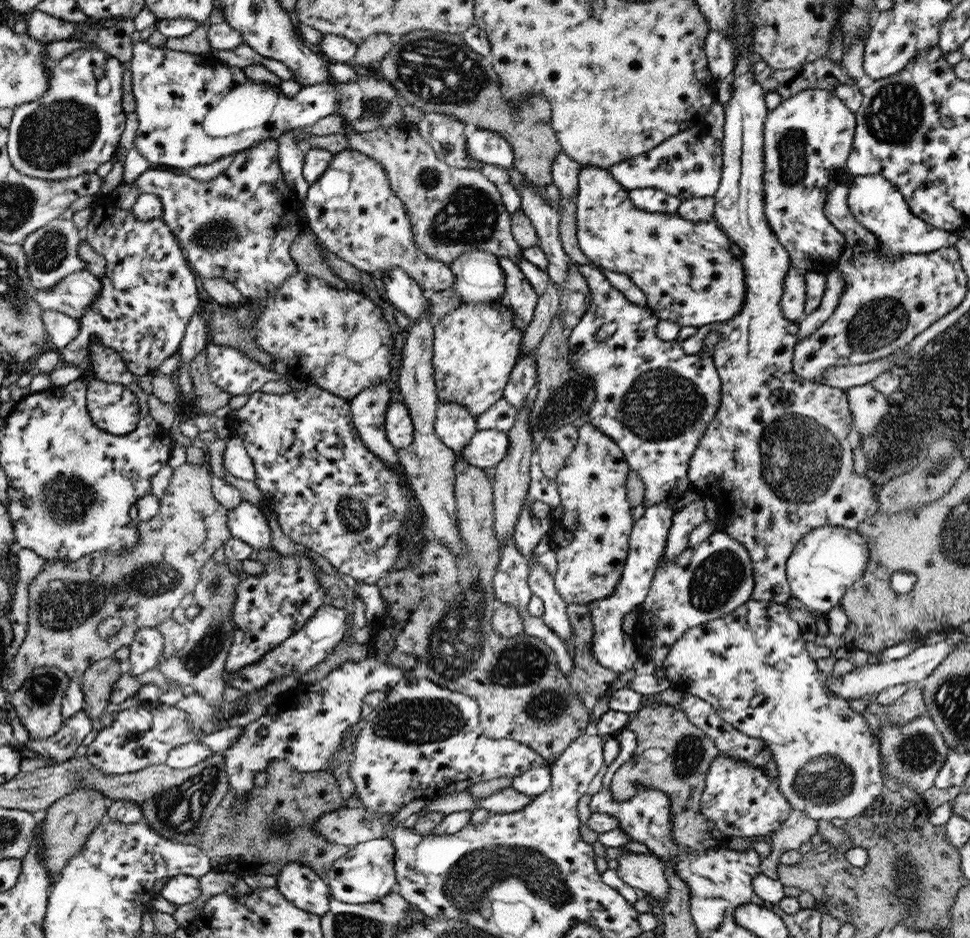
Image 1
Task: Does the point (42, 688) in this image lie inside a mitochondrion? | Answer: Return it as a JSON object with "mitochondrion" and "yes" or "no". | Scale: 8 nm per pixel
{"mitochondrion":"yes"}

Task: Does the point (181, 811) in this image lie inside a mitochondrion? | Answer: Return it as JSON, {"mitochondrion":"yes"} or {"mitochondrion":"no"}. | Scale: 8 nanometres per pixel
{"mitochondrion":"yes"}

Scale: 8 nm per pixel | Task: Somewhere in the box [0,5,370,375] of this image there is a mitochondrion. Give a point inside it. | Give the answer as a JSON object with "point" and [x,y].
{"point":[58,134]}

